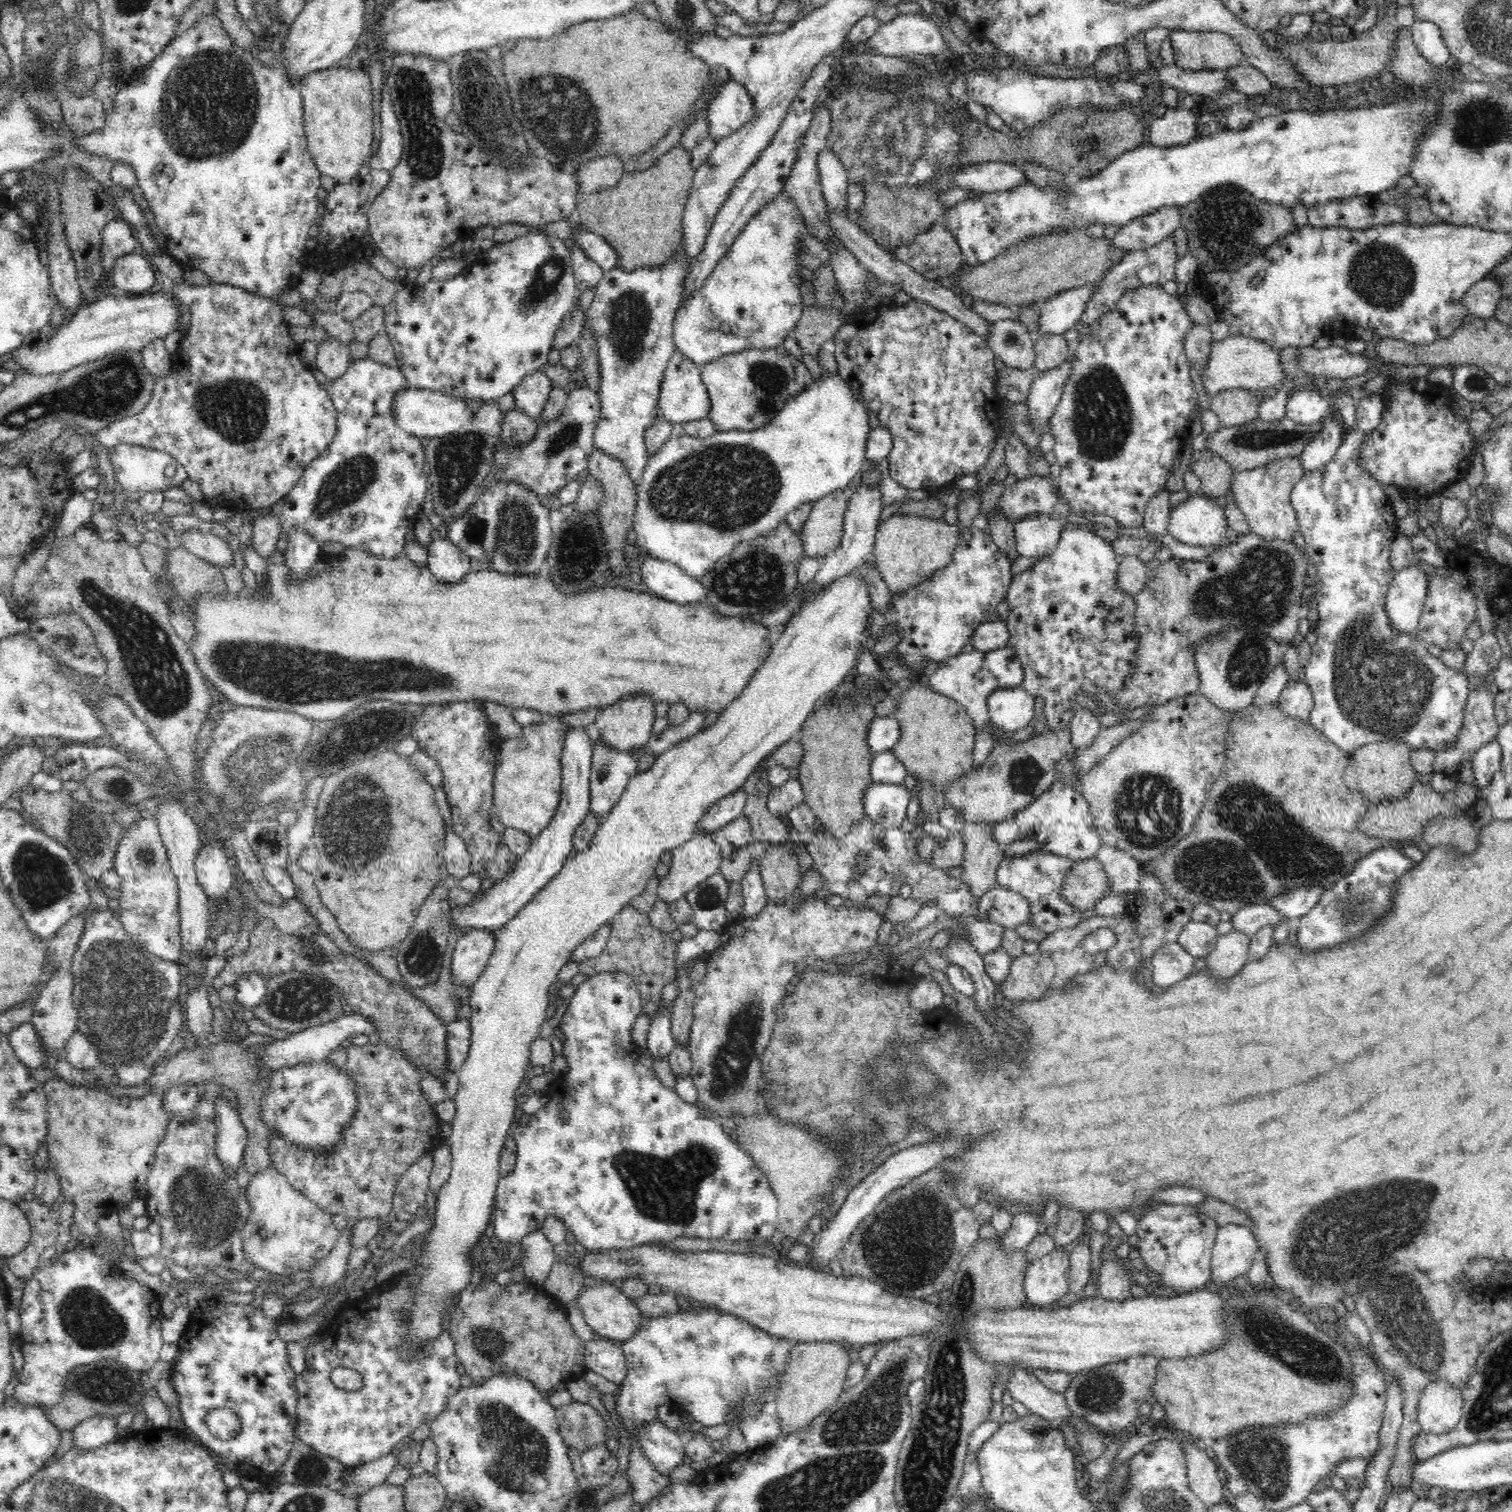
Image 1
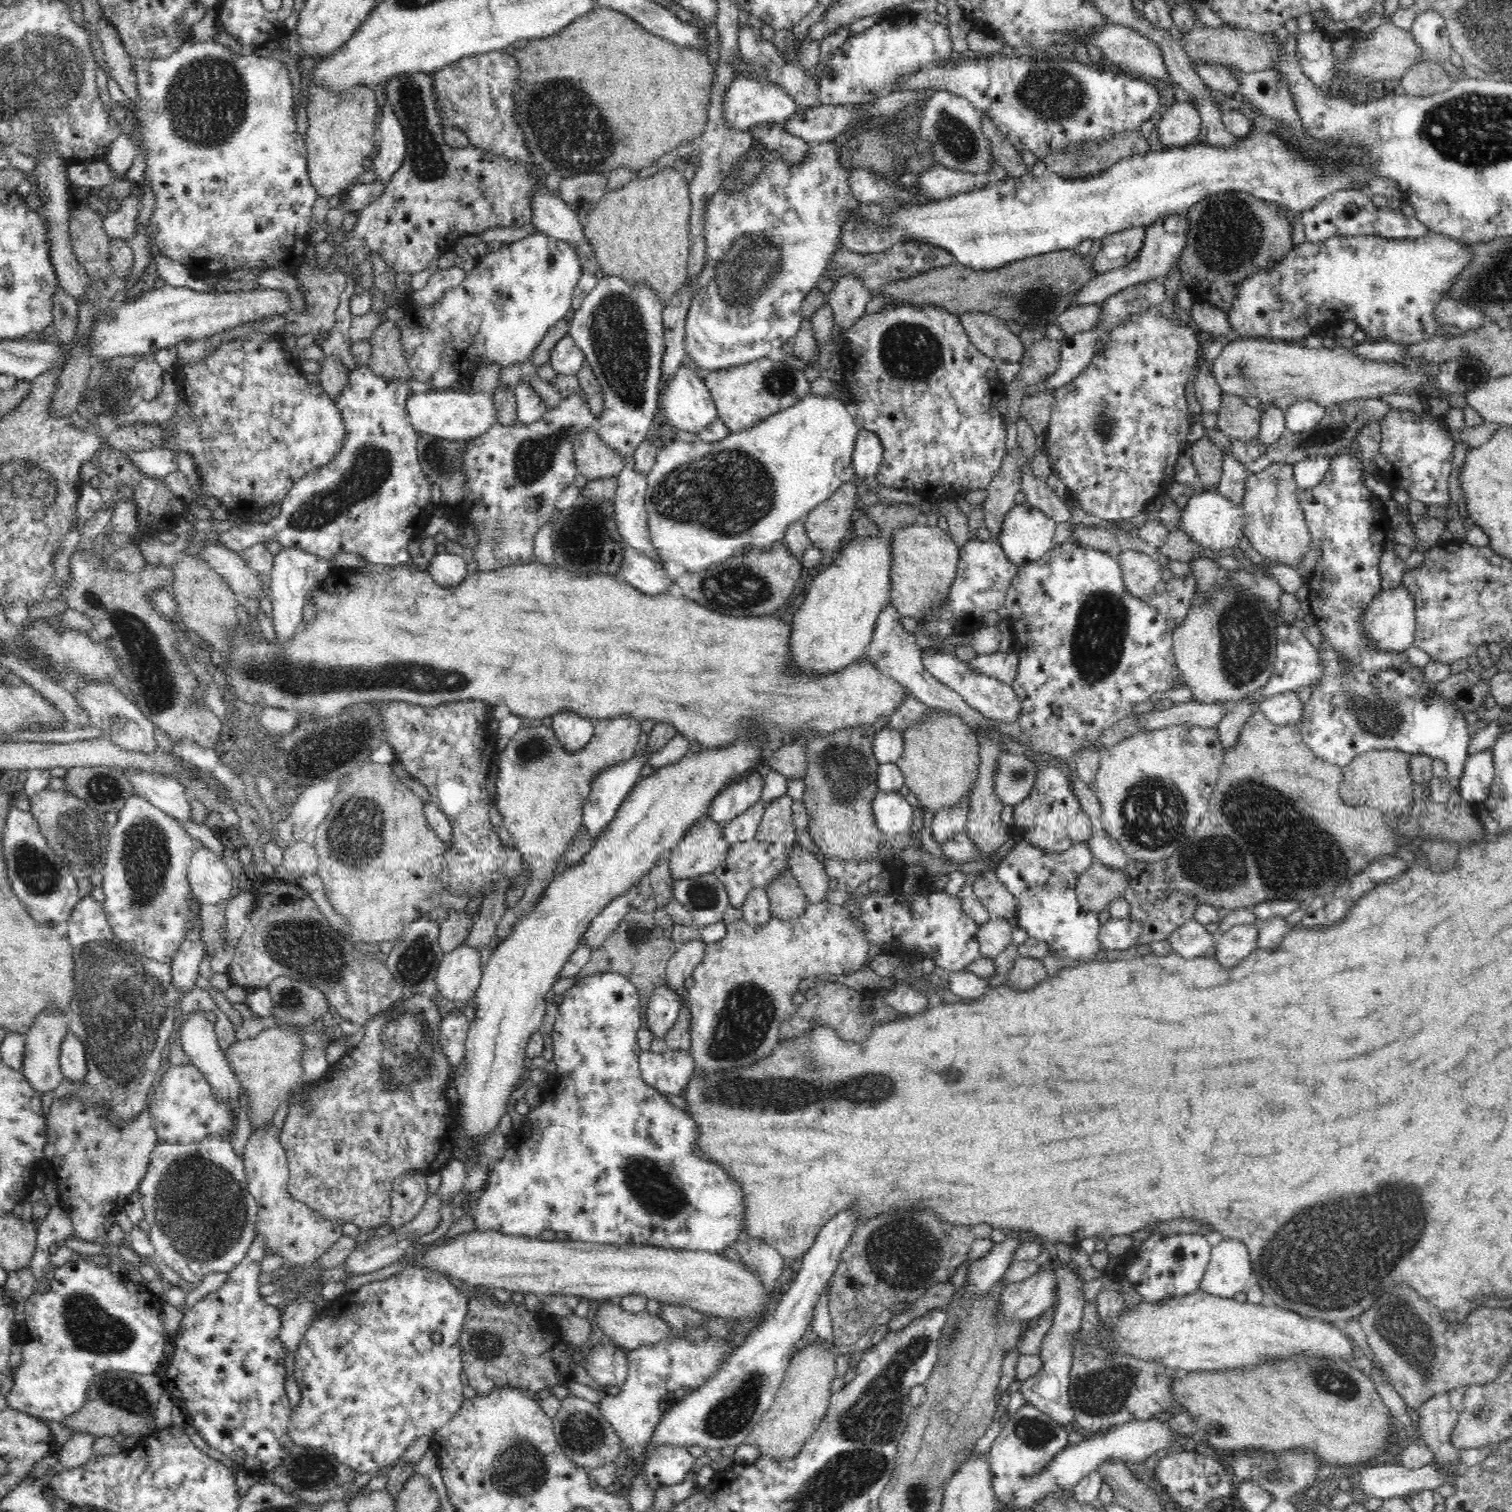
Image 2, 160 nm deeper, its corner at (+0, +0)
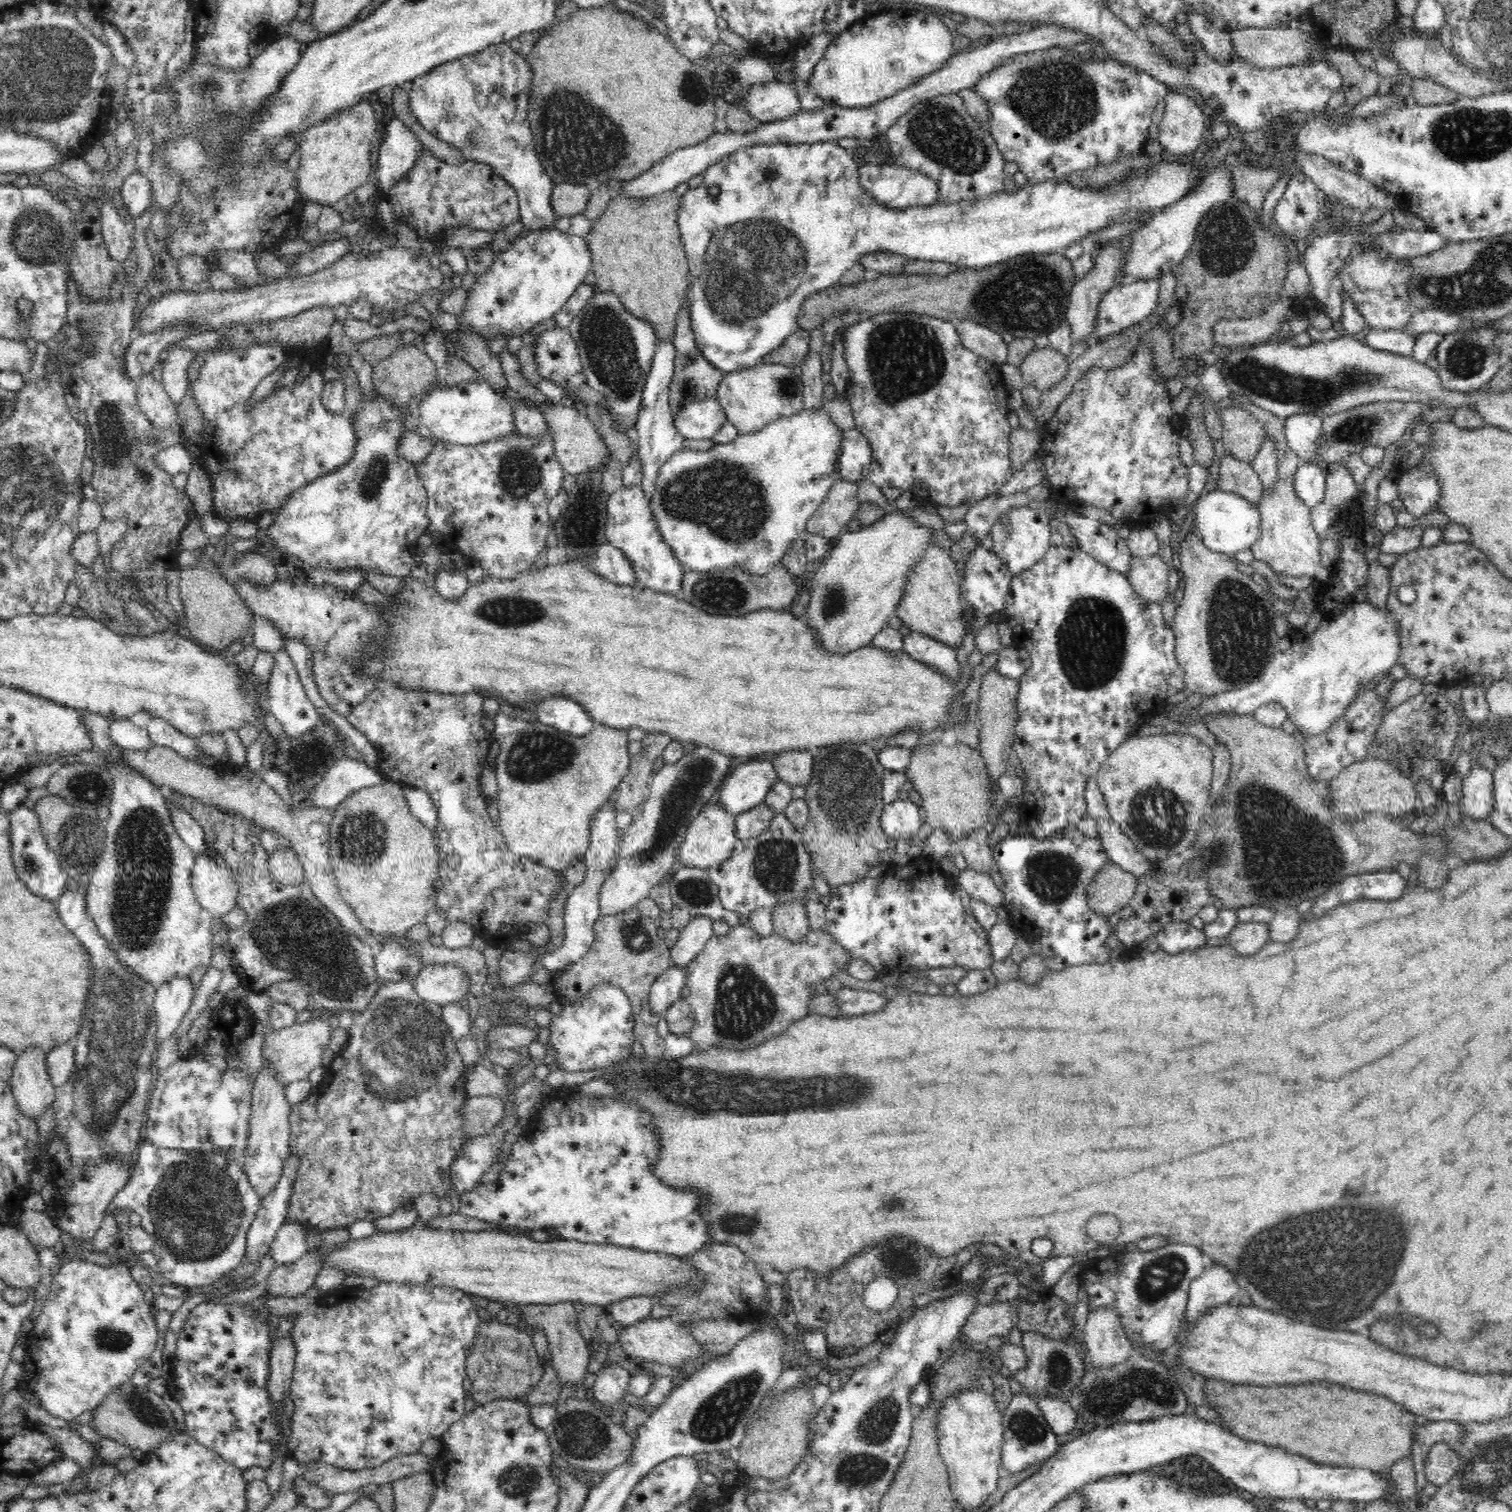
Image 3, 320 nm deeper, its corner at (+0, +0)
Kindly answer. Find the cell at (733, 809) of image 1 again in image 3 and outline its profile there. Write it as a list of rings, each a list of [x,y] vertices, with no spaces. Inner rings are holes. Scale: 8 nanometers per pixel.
[[[772,758],[752,759],[727,775],[716,798],[724,809],[728,809],[728,813],[739,815],[763,804],[776,782],[779,782],[779,777]]]

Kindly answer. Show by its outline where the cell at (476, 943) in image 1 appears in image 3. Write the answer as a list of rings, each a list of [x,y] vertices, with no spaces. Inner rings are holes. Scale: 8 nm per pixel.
[[[434,964],[426,965],[416,976],[413,982],[415,991],[420,998],[439,1005],[450,1004],[456,1001],[465,1003],[465,999],[471,995],[470,976],[459,964]]]

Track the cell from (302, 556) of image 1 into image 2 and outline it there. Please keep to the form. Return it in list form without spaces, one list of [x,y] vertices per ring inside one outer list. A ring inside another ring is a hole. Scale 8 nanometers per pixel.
[[[283,548],[275,555],[273,568],[270,572],[269,594],[273,603],[272,617],[277,644],[284,646],[294,638],[294,634],[302,622],[304,600],[330,574],[332,568],[330,560],[324,560],[299,548]]]

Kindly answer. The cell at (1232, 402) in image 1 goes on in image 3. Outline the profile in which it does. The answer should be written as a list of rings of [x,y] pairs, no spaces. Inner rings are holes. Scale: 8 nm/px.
[[[1230,406],[1219,413],[1223,422],[1224,449],[1234,458],[1252,463],[1267,436],[1265,428],[1243,408]]]

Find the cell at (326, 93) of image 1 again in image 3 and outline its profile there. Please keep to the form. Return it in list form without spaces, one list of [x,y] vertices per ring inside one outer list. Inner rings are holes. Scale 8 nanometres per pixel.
[[[370,99],[350,106],[322,122],[316,122],[300,136],[300,168],[298,170],[298,193],[307,202],[334,206],[356,188],[369,182],[371,173],[370,144],[380,141],[380,126],[376,123]]]

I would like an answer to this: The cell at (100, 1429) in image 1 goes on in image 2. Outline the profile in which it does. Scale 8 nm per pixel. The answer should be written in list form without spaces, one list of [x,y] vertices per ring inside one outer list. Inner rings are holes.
[[[74,1431],[72,1438],[56,1450],[58,1462],[53,1466],[55,1472],[84,1466],[92,1458],[92,1443],[95,1438],[89,1432]]]

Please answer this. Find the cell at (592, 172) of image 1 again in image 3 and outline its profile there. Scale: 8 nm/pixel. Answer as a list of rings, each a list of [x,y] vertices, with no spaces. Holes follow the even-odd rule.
[[[559,183],[554,185],[552,192],[552,207],[558,217],[572,217],[584,214],[588,198],[592,196],[593,188],[584,184]]]

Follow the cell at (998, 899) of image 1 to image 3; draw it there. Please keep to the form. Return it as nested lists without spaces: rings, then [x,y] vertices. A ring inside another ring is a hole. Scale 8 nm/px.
[[[963,869],[957,876],[959,885],[971,896],[993,907],[1005,904],[1005,894],[996,887],[989,874],[974,869]]]

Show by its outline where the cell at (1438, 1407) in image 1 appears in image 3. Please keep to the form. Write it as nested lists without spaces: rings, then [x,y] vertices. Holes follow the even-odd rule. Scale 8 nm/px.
[[[1438,1442],[1430,1449],[1428,1453],[1427,1459],[1425,1460],[1425,1467],[1424,1467],[1424,1474],[1426,1477],[1427,1482],[1430,1484],[1435,1484],[1437,1489],[1441,1486],[1444,1486],[1447,1482],[1452,1480],[1452,1476],[1456,1474],[1458,1470],[1458,1452],[1453,1449],[1452,1446],[1446,1445],[1446,1443]]]

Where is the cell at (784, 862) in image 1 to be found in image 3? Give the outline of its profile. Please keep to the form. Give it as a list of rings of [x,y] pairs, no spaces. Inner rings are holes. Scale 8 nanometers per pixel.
[[[786,902],[774,907],[772,918],[773,934],[783,936],[790,942],[802,942],[802,938],[810,932],[807,908],[799,902]]]

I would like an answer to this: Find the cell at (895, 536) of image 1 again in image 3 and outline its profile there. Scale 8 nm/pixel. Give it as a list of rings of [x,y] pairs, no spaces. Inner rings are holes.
[[[935,539],[924,556],[910,570],[904,584],[904,594],[894,616],[900,618],[911,631],[918,631],[944,645],[958,649],[963,646],[968,616],[960,599],[961,577],[950,557],[950,549],[943,539]]]

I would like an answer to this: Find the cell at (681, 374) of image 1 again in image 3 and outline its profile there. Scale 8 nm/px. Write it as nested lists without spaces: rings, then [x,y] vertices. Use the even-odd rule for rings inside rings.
[[[712,397],[692,399],[680,405],[674,415],[677,431],[688,440],[712,439],[726,421],[722,405]]]

